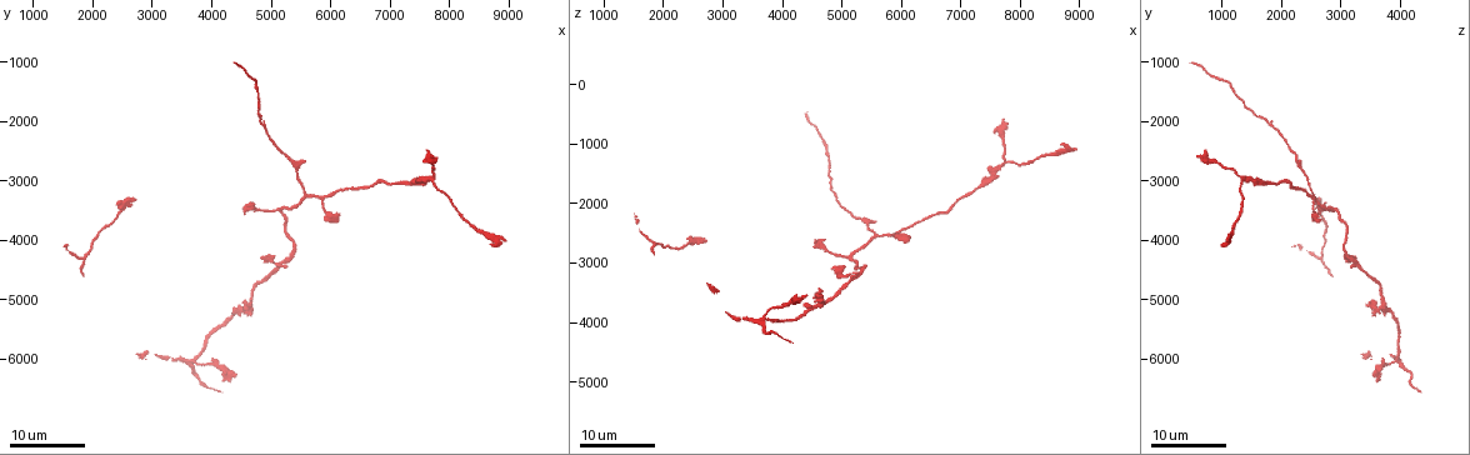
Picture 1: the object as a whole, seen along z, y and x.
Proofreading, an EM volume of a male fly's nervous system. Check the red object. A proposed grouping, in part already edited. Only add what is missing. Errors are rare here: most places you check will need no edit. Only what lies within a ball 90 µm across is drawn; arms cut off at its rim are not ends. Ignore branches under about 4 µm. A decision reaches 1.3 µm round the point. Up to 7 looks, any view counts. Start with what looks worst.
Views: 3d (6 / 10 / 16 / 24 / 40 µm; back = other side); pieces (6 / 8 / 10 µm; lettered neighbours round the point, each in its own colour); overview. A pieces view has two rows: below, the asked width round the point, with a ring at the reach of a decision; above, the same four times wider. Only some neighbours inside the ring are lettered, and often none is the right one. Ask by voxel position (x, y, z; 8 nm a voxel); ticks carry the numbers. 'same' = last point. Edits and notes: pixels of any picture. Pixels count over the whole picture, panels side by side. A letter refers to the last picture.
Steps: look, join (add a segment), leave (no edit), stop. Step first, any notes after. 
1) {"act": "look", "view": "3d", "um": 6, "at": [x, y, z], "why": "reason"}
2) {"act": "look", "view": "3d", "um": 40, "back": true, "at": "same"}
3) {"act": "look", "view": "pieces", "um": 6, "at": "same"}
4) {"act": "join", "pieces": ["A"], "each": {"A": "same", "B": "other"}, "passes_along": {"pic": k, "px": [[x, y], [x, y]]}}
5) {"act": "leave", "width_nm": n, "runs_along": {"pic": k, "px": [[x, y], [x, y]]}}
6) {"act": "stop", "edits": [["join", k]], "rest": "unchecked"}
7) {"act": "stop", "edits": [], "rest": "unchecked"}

{"act": "look", "view": "3d", "um": 24, "at": [4400, 1050, 500], "why": "thin end"}

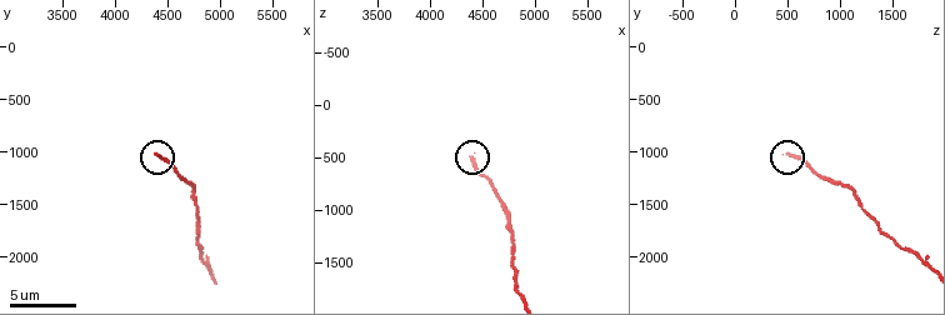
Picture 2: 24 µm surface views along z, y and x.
{"act": "look", "view": "pieces", "um": 8, "at": [4380, 1020, 500], "why": "see the neighbours"}

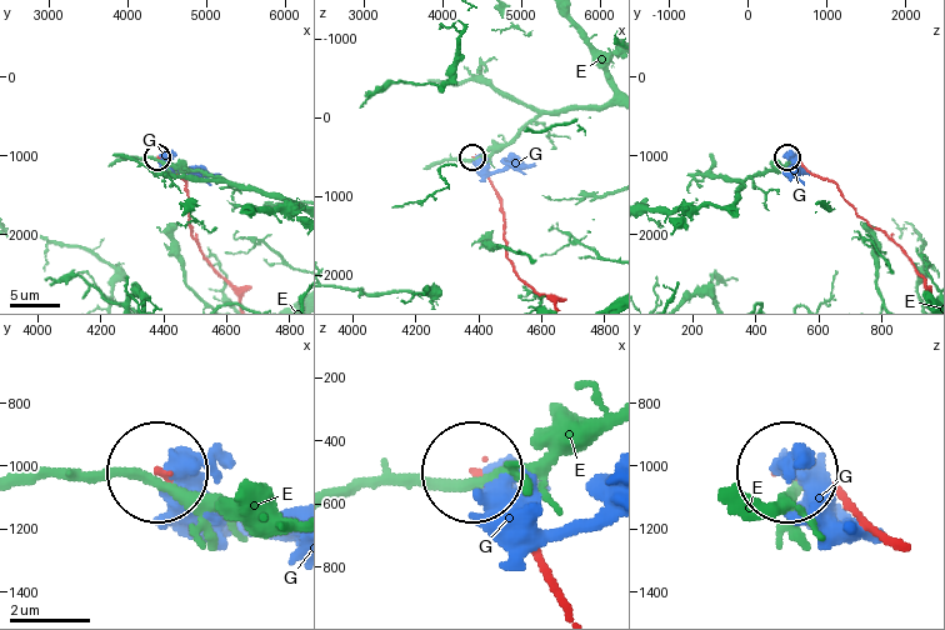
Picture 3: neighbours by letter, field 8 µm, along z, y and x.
{"act": "leave", "each": {"E": "other", "G": "other"}, "runs_along": {"pic": 3, "px": [[536, 293], [509, 260], [500, 200], [473, 158]]}, "found": "none of them fits"}

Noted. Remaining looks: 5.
{"act": "look", "view": "3d", "um": 24, "at": [4850, 4250, 3100], "why": "branch stops here"}

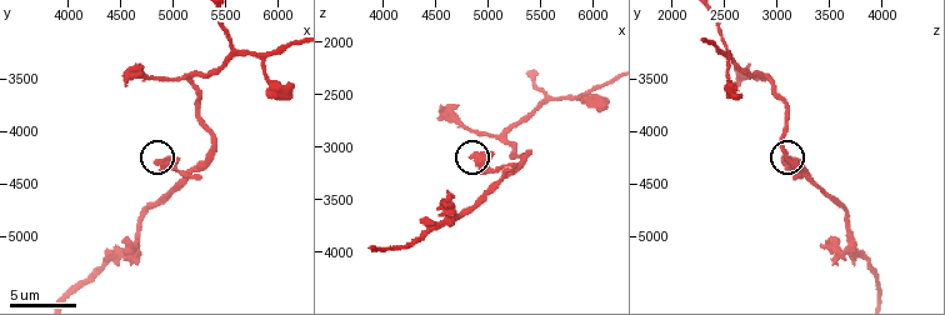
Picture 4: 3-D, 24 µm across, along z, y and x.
{"act": "look", "view": "3d", "um": 6, "at": [4840, 4320, 3100]}

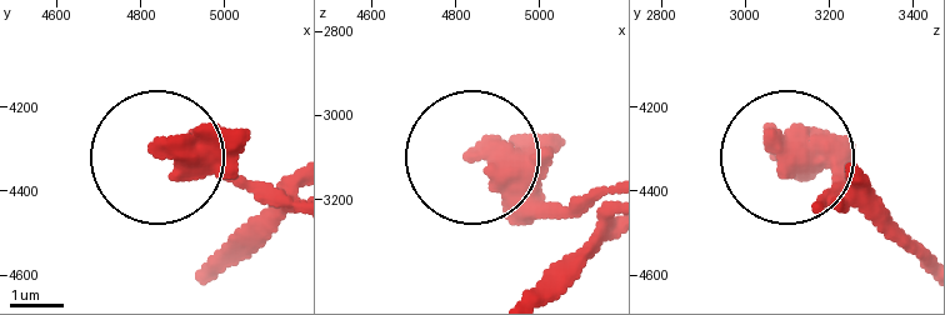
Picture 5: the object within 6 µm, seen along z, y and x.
{"act": "look", "view": "pieces", "um": 8, "at": [4840, 4305, 3090]}

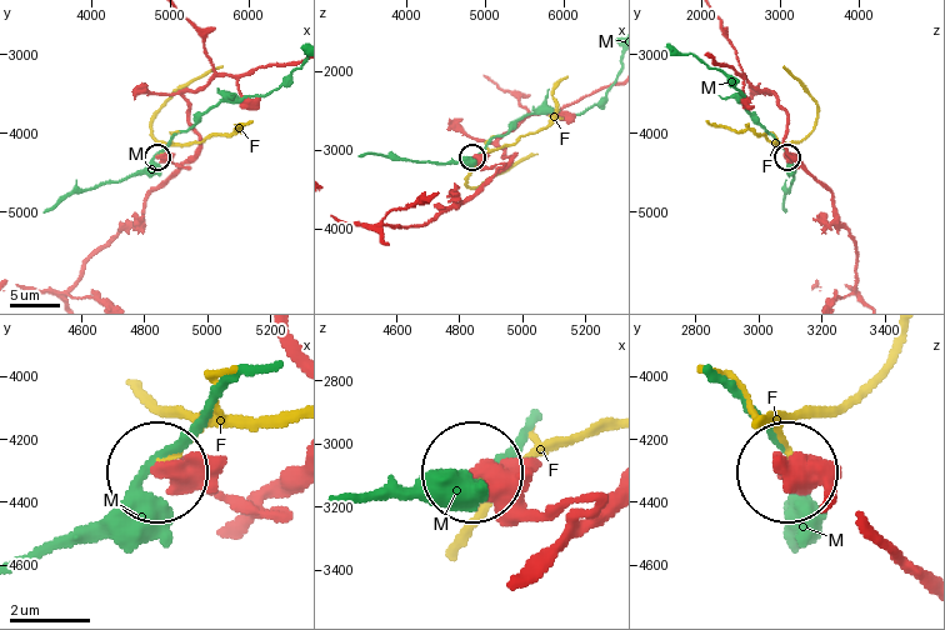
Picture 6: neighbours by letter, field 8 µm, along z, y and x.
{"act": "leave", "width_nm": 410, "each": {"F": "other", "M": "other"}, "found": "none of them fits"}

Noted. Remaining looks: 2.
{"act": "look", "view": "3d", "um": 24, "at": [7700, 2600, 600]}

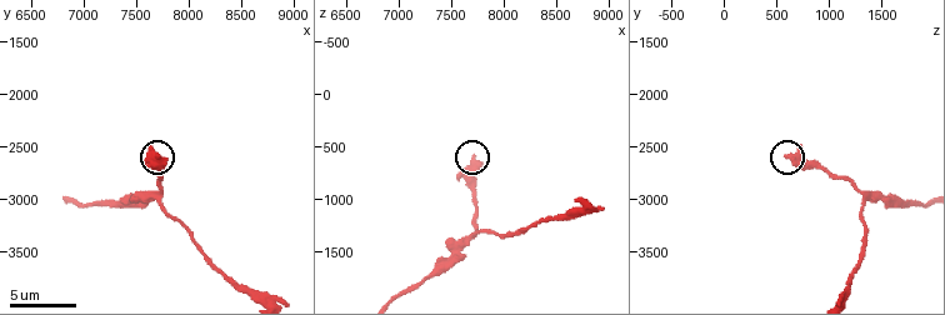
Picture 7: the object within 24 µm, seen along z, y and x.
{"act": "look", "view": "pieces", "um": 6, "at": [7720, 2600, 580], "why": "what lies round it"}

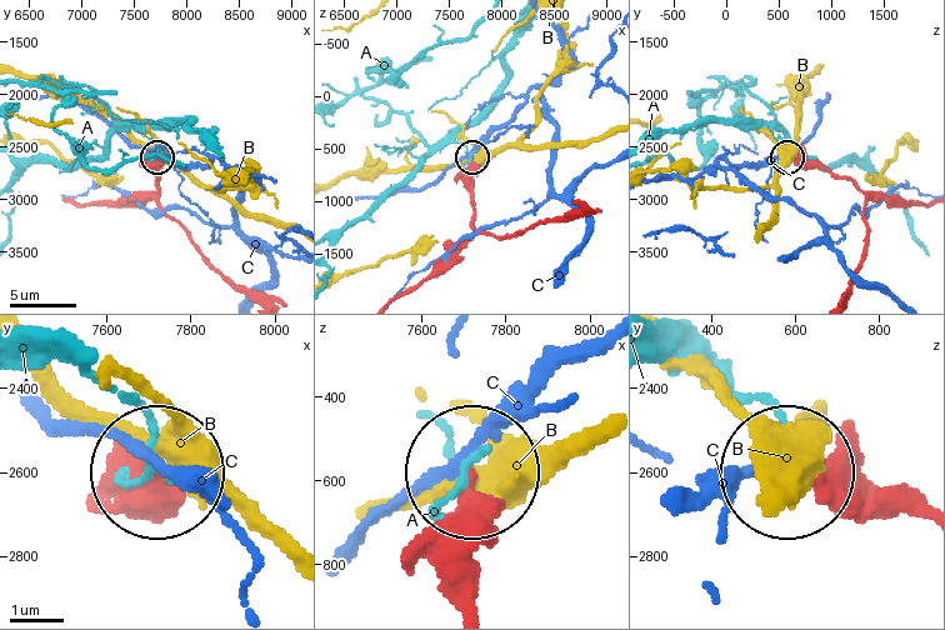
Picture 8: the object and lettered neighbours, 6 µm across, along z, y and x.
{"act": "leave", "each": {"A": "other", "B": "other", "C": "other"}, "runs_along": {"pic": 8, "px": [[480, 599], [471, 483]]}, "found": "none of them fits"}

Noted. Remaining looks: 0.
{"act": "stop", "edits": [], "rest": "unchecked"}

